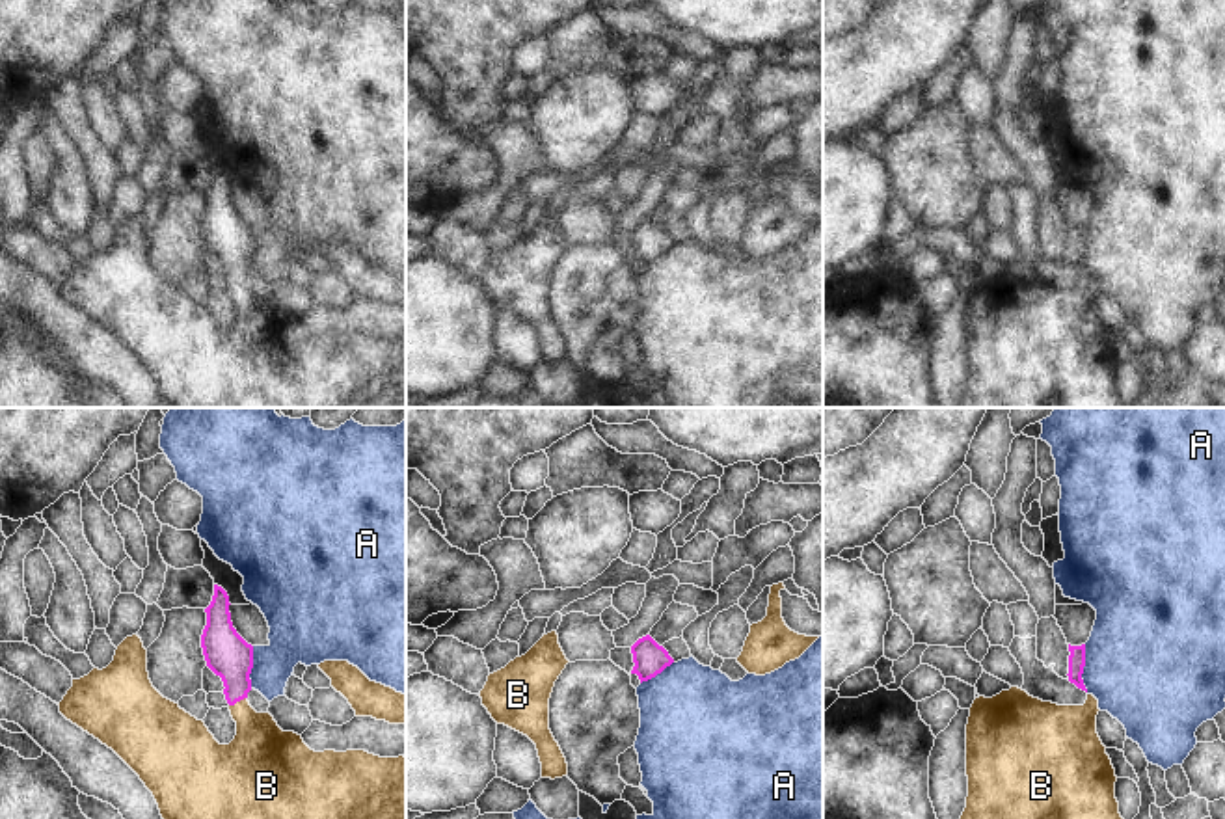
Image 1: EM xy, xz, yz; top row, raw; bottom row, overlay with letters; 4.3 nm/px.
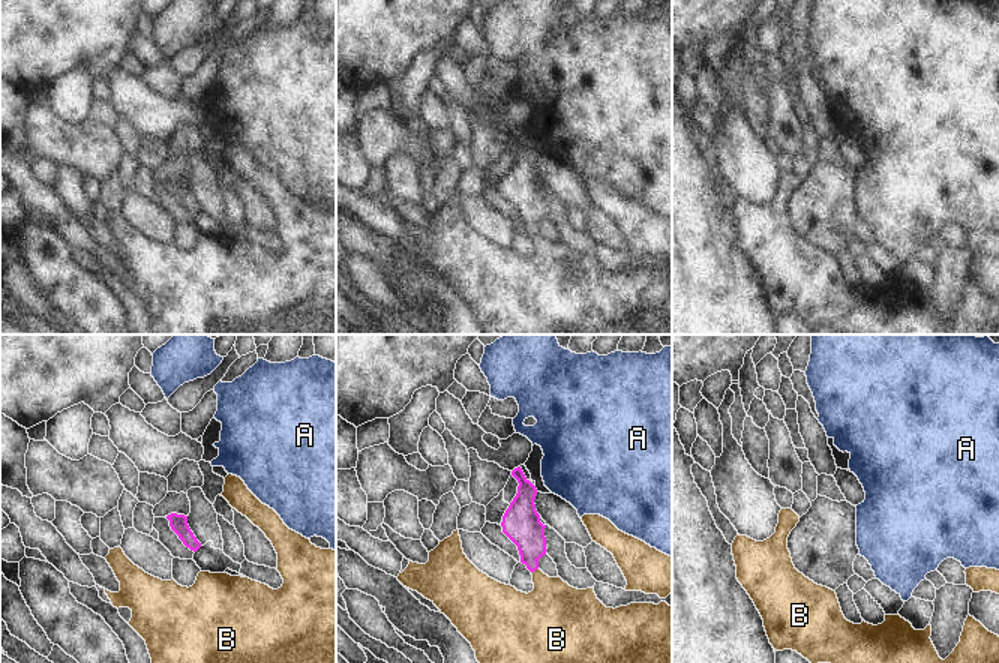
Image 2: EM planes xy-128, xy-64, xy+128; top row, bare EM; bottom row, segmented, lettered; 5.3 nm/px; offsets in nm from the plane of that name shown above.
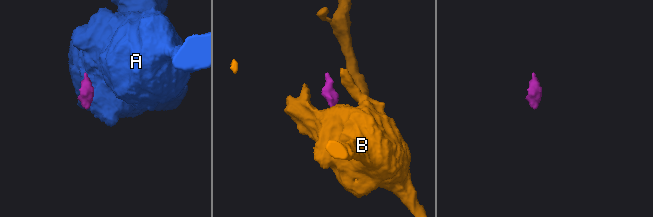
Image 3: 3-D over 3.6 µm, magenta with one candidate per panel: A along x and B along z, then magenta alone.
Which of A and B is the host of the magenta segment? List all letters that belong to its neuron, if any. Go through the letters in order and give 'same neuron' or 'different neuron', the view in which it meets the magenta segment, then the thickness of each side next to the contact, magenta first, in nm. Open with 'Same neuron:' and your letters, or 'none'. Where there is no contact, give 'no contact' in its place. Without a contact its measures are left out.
Same neuron: B
A: different neuron | yz | 80/480 nm
B: same neuron | xy | 190/280 nm

